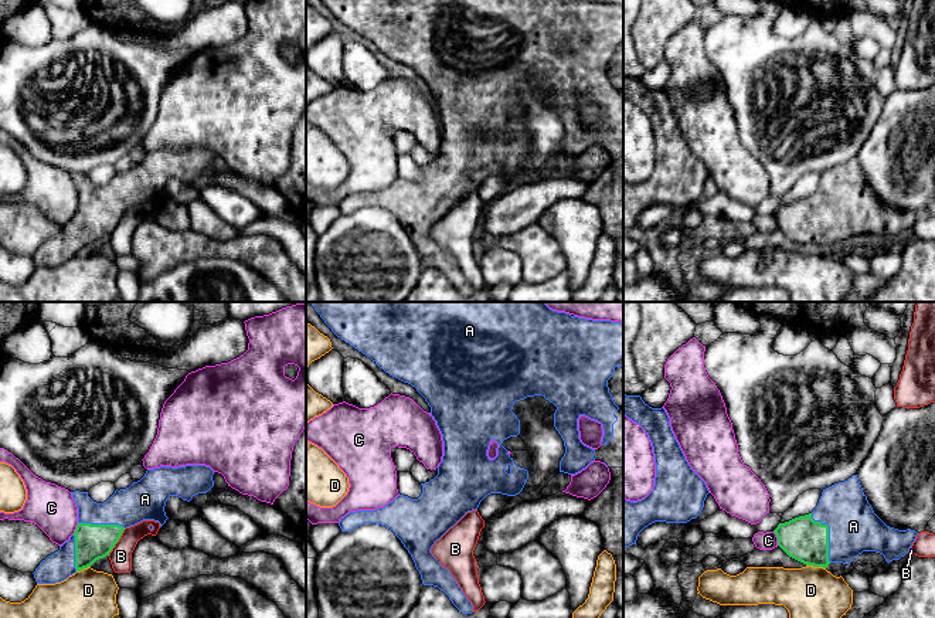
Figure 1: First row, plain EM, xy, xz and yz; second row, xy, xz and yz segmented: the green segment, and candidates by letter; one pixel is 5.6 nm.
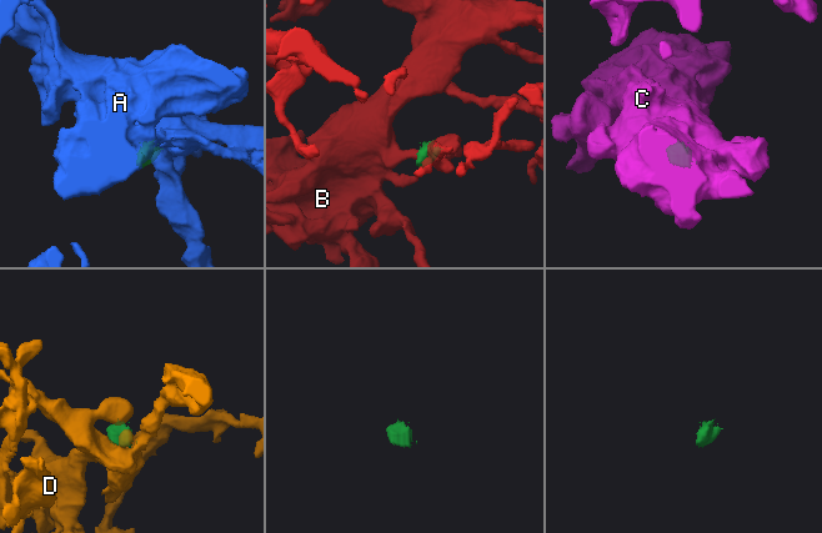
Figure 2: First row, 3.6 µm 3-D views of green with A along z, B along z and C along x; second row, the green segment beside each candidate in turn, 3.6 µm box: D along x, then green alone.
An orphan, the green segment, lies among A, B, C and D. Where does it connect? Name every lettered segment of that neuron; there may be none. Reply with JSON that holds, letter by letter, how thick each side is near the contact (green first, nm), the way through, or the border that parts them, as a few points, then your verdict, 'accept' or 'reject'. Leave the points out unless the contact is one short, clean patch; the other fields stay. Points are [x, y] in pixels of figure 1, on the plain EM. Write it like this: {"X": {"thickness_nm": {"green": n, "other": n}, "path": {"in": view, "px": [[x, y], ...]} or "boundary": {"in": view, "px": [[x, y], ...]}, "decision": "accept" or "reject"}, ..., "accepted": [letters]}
{"A": {"thickness_nm": {"green": 240, "other": 280}, "decision": "accept"}, "B": {"thickness_nm": {"green": 200, "other": 130}, "boundary": {"in": "xy", "px": [[125, 211], [108, 238]]}, "decision": "reject"}, "C": {"thickness_nm": {"green": 240, "other": 100}, "boundary": {"in": "yz", "px": [[772, 214], [778, 227]]}, "decision": "reject"}, "D": {"thickness_nm": {"green": 240, "other": 340}, "boundary": {"in": "yz", "px": [[806, 247], [825, 251]]}, "decision": "reject"}, "accepted": ["A"]}

